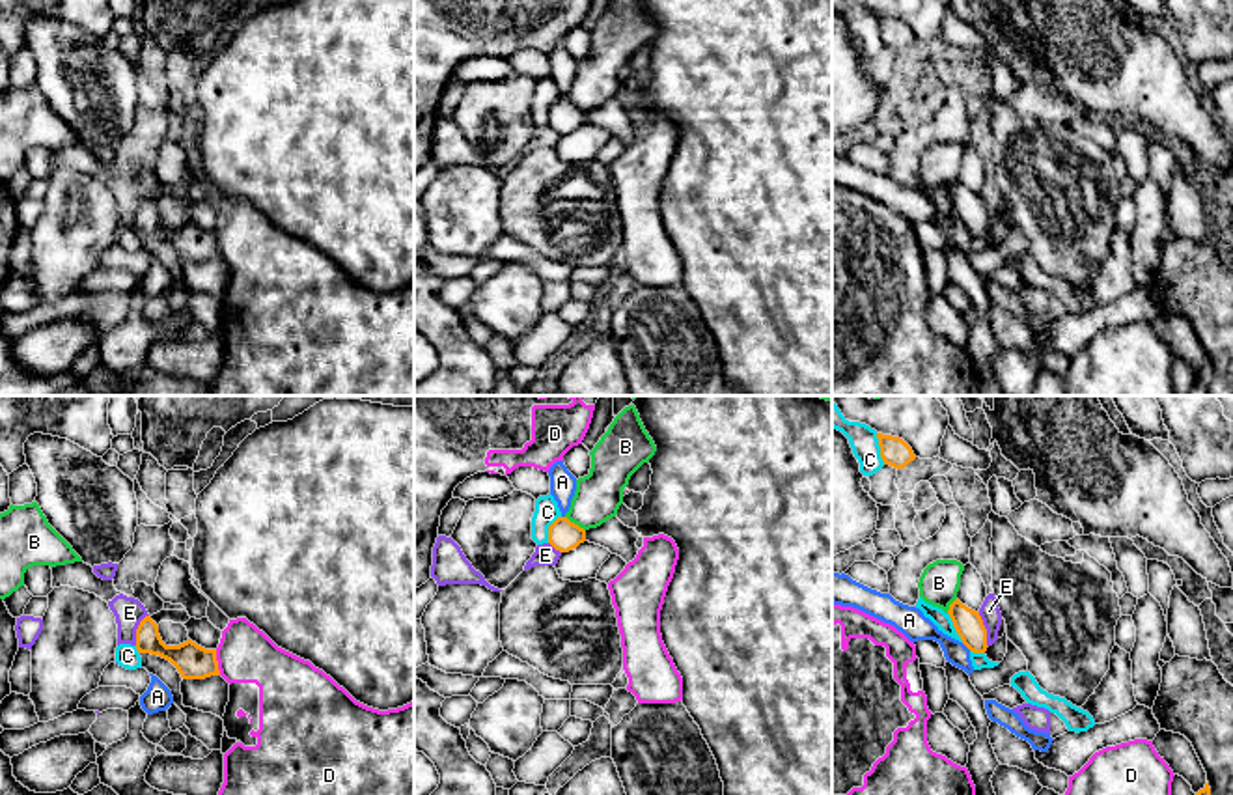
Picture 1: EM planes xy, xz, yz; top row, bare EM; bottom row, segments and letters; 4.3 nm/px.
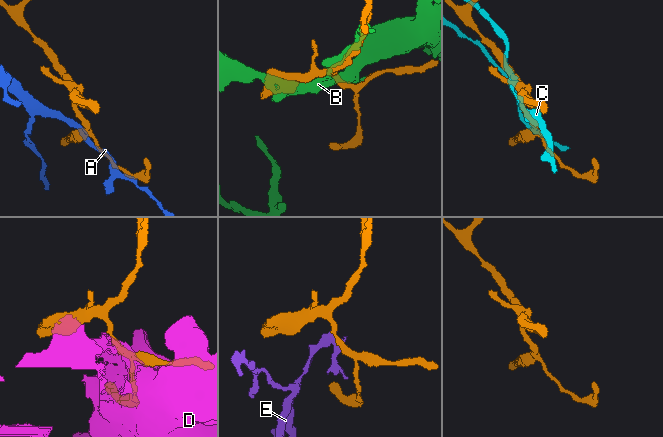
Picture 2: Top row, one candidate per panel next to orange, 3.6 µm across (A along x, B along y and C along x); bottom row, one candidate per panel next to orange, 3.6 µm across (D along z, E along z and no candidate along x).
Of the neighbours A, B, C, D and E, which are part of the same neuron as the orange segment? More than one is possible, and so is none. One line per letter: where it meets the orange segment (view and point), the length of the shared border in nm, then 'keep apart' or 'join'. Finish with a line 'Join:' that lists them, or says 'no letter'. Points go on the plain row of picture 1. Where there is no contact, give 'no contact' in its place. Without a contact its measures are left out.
A: meets orange in yz at (967, 228); contact 60 nm long; keep apart
B: meets orange in xz at (573, 105); contact 110 nm long; keep apart
C: meets orange in yz at (881, 30); contact 140 nm long; keep apart
D: meets orange in xy at (217, 245); contact 110 nm long; keep apart
E: meets orange in yz at (985, 211); contact 160 nm long; keep apart
Join: no letter

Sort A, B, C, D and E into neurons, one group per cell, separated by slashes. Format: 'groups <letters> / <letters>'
groups A / B / C / D / E

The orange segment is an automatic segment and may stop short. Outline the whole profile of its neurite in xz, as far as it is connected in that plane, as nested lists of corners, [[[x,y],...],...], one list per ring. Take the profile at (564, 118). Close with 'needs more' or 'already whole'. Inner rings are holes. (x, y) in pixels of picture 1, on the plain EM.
[[[558,99],[548,108],[548,125],[560,134],[569,134],[584,123],[586,112],[571,105],[567,99]]] | already whole

